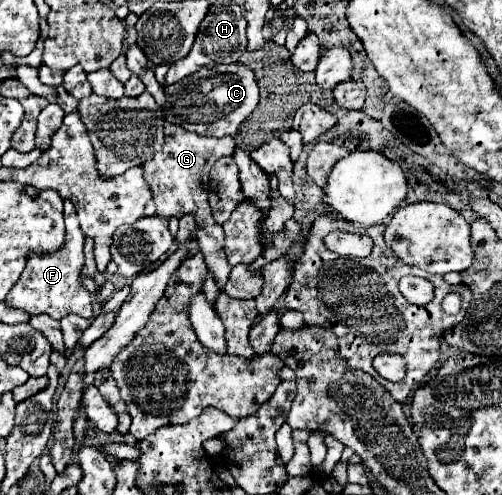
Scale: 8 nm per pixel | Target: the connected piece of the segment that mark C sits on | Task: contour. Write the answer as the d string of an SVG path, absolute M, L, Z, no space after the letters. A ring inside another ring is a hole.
M232 63L216 69L204 67L196 75L188 75L166 89L168 89L164 91L168 97L164 105L166 121L210 137L236 135L242 121L258 105L258 83L254 71L244 63Z

